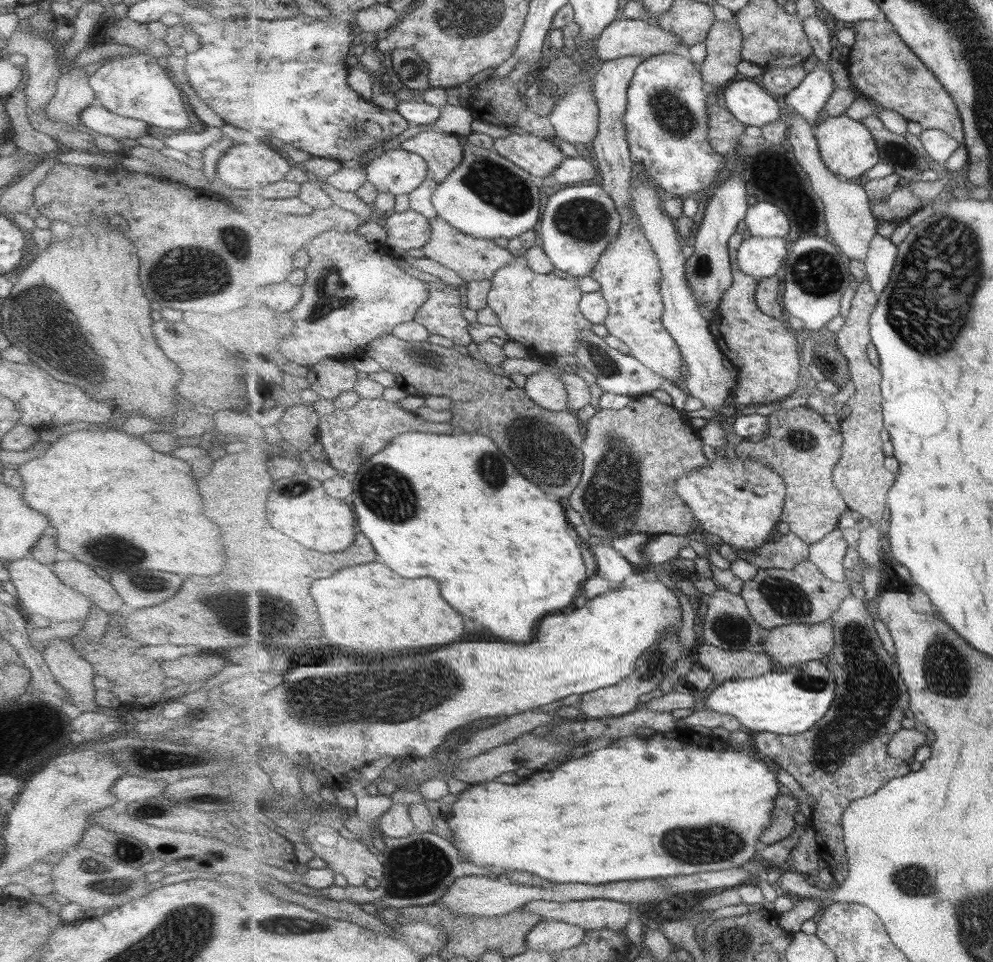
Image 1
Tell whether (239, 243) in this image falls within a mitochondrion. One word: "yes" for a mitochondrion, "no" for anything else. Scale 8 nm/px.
yes

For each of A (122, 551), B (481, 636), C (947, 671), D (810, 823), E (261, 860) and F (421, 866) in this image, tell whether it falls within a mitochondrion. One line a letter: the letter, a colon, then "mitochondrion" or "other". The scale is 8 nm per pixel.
A: mitochondrion
B: other
C: mitochondrion
D: other
E: other
F: mitochondrion

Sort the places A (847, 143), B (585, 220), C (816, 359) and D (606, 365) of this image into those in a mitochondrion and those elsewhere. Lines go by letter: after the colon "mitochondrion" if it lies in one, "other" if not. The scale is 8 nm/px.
A: other
B: mitochondrion
C: other
D: mitochondrion

